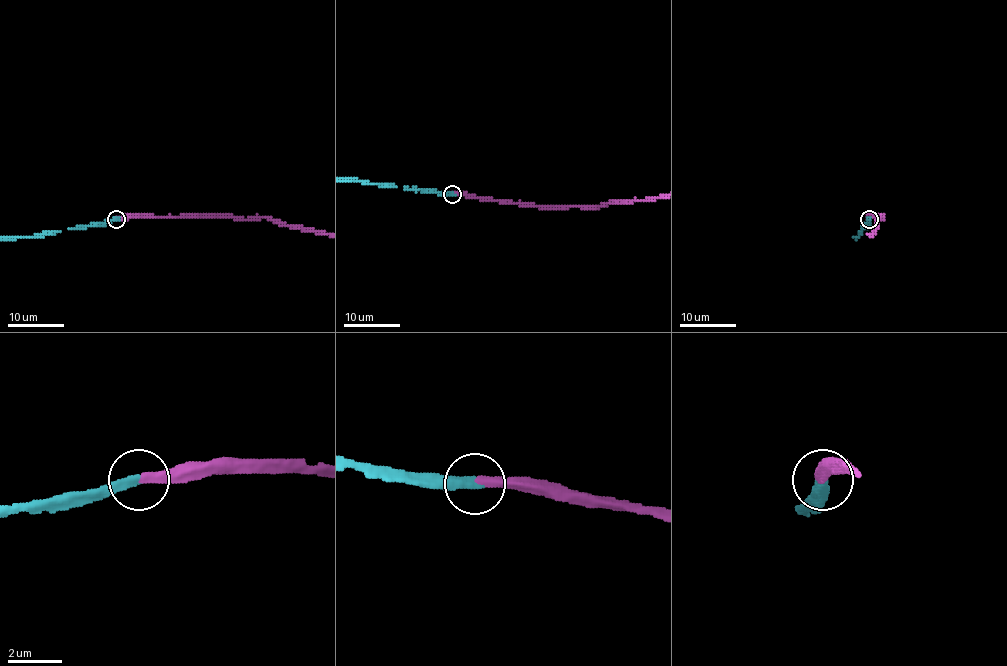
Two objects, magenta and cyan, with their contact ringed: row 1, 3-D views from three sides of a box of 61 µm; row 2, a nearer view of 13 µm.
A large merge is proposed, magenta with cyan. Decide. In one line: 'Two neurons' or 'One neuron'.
One neuron

